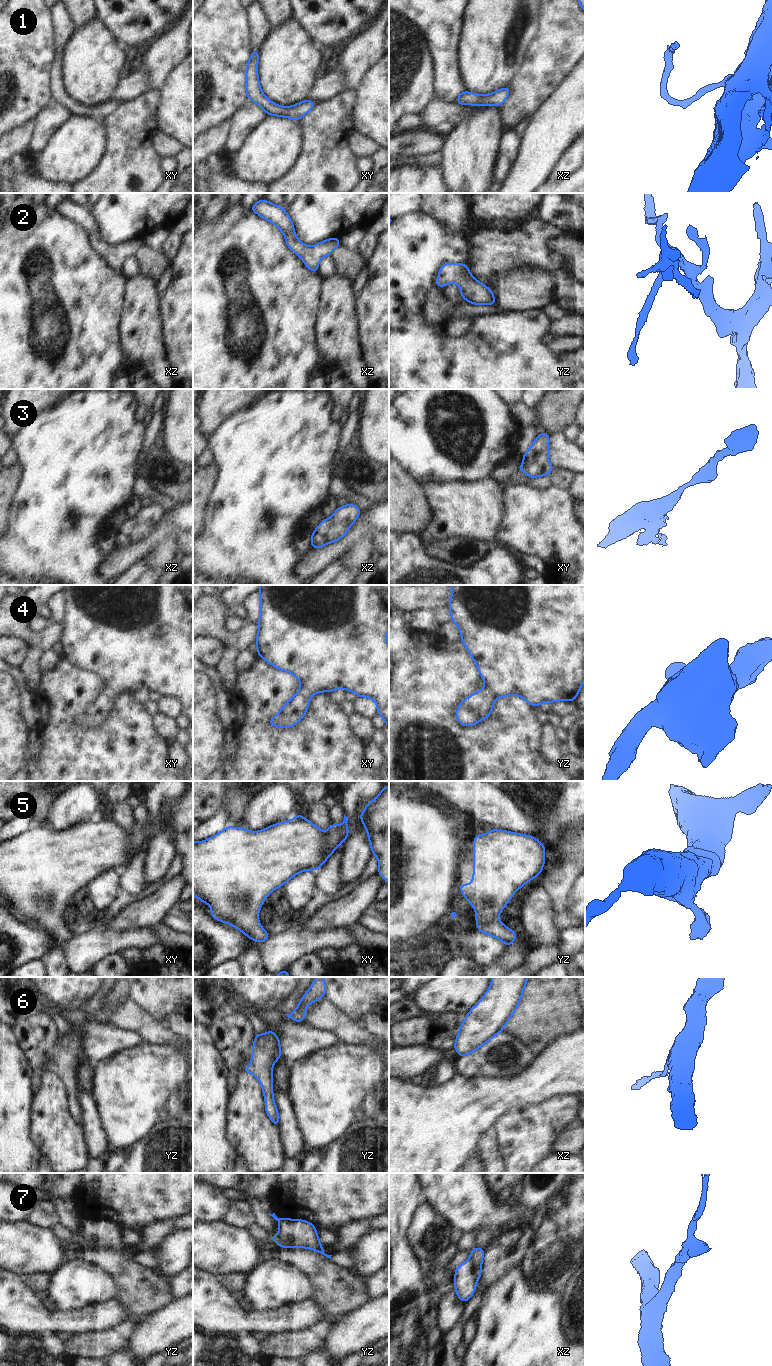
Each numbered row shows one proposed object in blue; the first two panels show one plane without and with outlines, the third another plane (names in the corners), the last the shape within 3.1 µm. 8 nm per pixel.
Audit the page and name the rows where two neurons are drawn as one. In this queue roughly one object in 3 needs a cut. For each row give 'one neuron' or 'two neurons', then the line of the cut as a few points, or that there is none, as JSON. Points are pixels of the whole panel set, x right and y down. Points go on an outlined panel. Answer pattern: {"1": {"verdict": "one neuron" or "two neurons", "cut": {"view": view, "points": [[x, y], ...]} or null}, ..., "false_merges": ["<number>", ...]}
{"1": {"verdict": "one neuron", "cut": null}, "2": {"verdict": "one neuron", "cut": null}, "3": {"verdict": "one neuron", "cut": null}, "4": {"verdict": "one neuron", "cut": null}, "5": {"verdict": "one neuron", "cut": null}, "6": {"verdict": "one neuron", "cut": null}, "7": {"verdict": "one neuron", "cut": null}, "false_merges": []}

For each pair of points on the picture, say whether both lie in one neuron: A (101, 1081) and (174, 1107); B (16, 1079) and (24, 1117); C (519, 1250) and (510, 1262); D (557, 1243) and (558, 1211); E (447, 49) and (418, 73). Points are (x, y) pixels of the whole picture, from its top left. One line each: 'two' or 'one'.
A: two
B: one
C: one
D: one
E: two

